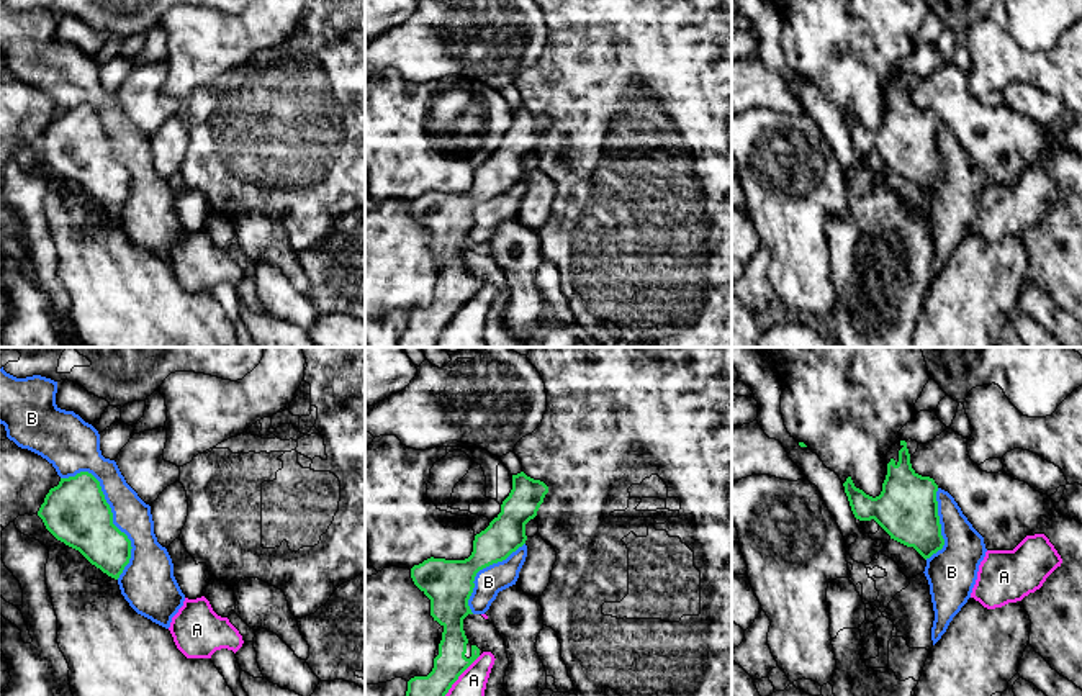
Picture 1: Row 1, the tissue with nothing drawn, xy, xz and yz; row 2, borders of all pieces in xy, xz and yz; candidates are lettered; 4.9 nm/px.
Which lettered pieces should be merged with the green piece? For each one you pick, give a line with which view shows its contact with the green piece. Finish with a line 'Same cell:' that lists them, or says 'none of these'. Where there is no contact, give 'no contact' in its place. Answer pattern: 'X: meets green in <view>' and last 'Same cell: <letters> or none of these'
Same cell: none of these

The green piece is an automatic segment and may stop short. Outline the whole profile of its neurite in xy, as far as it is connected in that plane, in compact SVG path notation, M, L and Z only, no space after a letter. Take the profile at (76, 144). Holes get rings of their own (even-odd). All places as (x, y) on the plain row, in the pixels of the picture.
M92 106L61 111L38 149L57 174L79 183L108 210L118 213L129 197L131 174L113 157L111 141Z

